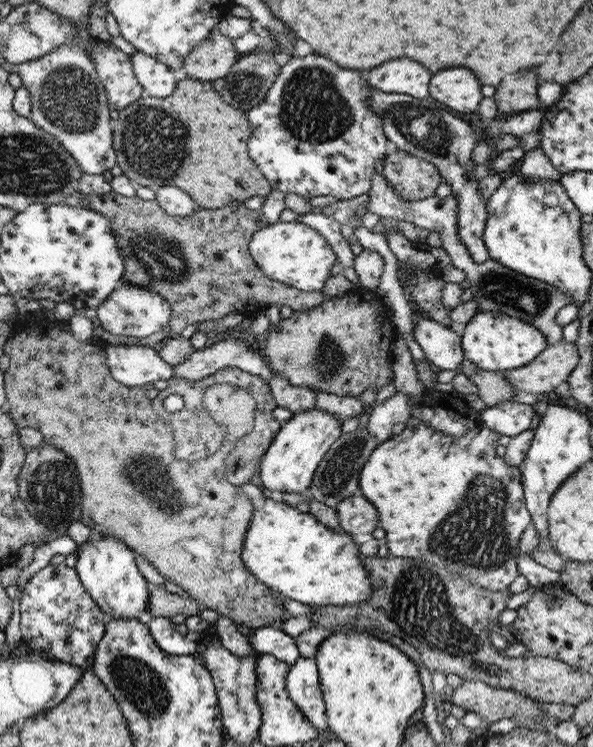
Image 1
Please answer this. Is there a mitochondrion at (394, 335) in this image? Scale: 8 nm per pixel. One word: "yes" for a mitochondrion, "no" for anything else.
no

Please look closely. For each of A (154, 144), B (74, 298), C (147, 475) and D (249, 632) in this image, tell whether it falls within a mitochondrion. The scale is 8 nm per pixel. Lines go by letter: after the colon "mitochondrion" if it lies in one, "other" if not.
A: mitochondrion
B: other
C: mitochondrion
D: other

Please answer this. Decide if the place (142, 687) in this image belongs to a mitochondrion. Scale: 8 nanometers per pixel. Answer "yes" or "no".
yes

